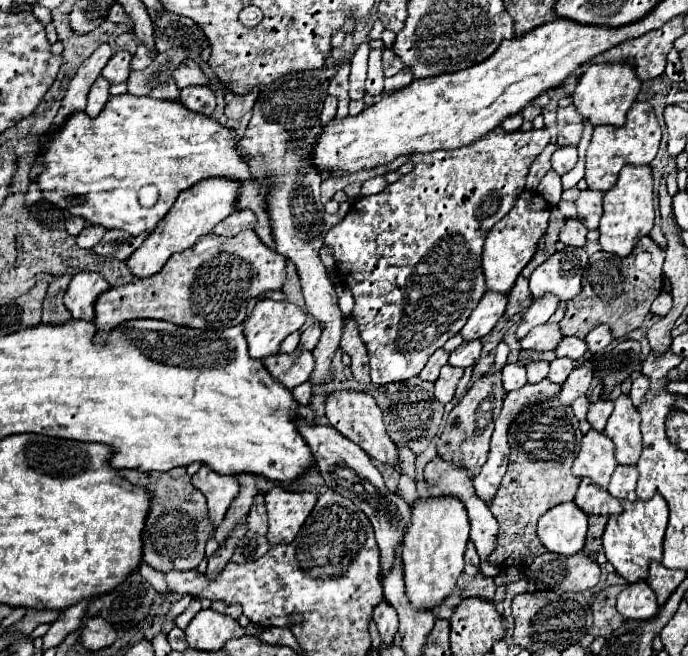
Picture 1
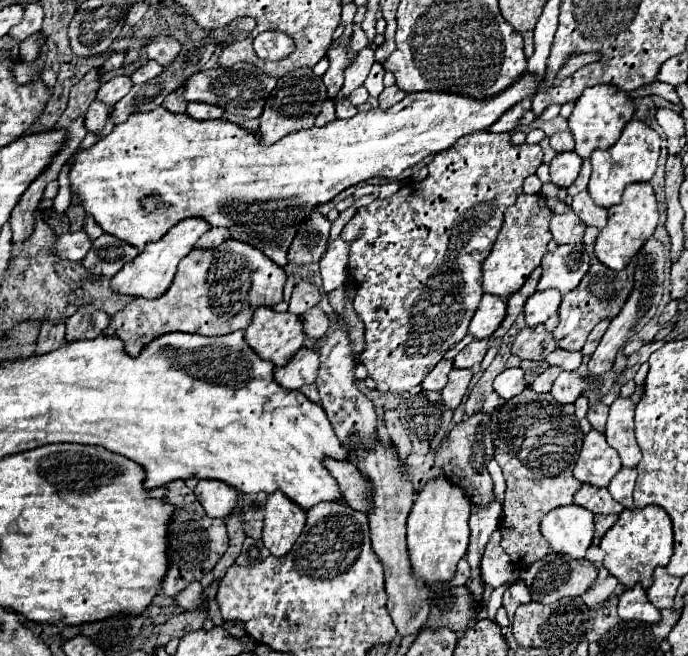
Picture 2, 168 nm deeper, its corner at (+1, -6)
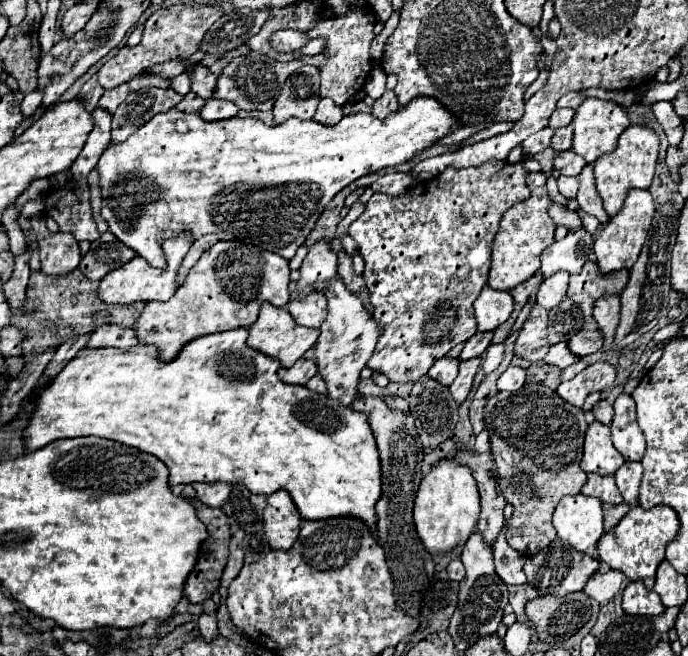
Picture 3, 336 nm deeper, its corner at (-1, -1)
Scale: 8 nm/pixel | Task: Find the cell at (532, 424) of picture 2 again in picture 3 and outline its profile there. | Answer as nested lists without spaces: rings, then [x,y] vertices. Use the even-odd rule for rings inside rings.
[[[528,383],[516,393],[500,391],[498,395],[494,395],[484,409],[484,421],[490,429],[492,457],[498,467],[502,493],[506,501],[514,505],[514,513],[508,521],[506,539],[510,547],[516,549],[518,553],[536,555],[550,541],[556,539],[556,529],[552,525],[552,513],[558,501],[566,495],[578,495],[580,487],[586,483],[586,473],[580,469],[584,433],[588,427],[584,421],[584,411],[566,403],[550,387],[540,385],[540,383]]]

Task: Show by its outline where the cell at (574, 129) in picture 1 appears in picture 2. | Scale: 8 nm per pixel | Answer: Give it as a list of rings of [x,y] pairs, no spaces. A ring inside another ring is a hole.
[[[568,130],[556,132],[550,136],[550,146],[554,152],[568,152],[568,150],[574,150],[574,138]]]

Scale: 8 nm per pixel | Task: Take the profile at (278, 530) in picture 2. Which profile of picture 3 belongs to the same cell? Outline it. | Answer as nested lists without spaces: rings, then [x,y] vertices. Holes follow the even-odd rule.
[[[284,489],[268,495],[262,519],[264,533],[272,549],[290,549],[294,545],[294,541],[298,539],[302,517],[292,497]]]

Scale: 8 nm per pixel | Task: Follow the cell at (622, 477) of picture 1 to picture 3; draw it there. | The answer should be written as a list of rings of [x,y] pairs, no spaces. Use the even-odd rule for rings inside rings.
[[[626,461],[616,473],[614,473],[616,485],[624,497],[626,503],[634,505],[638,501],[638,489],[640,489],[640,479],[642,479],[642,465],[634,461]]]

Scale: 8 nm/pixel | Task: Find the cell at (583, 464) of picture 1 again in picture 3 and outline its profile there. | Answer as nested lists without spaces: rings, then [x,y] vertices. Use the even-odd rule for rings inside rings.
[[[594,421],[588,425],[584,439],[584,457],[580,461],[582,471],[596,475],[612,475],[624,463],[622,453],[610,441],[610,427]]]

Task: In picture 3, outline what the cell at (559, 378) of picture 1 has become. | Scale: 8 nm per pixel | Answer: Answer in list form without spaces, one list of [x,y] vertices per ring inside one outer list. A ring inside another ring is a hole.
[[[594,363],[588,365],[584,371],[580,371],[574,379],[564,381],[558,385],[556,393],[568,401],[574,407],[582,407],[584,399],[594,393],[594,391],[604,391],[608,387],[612,387],[616,379],[616,369],[610,363]]]

